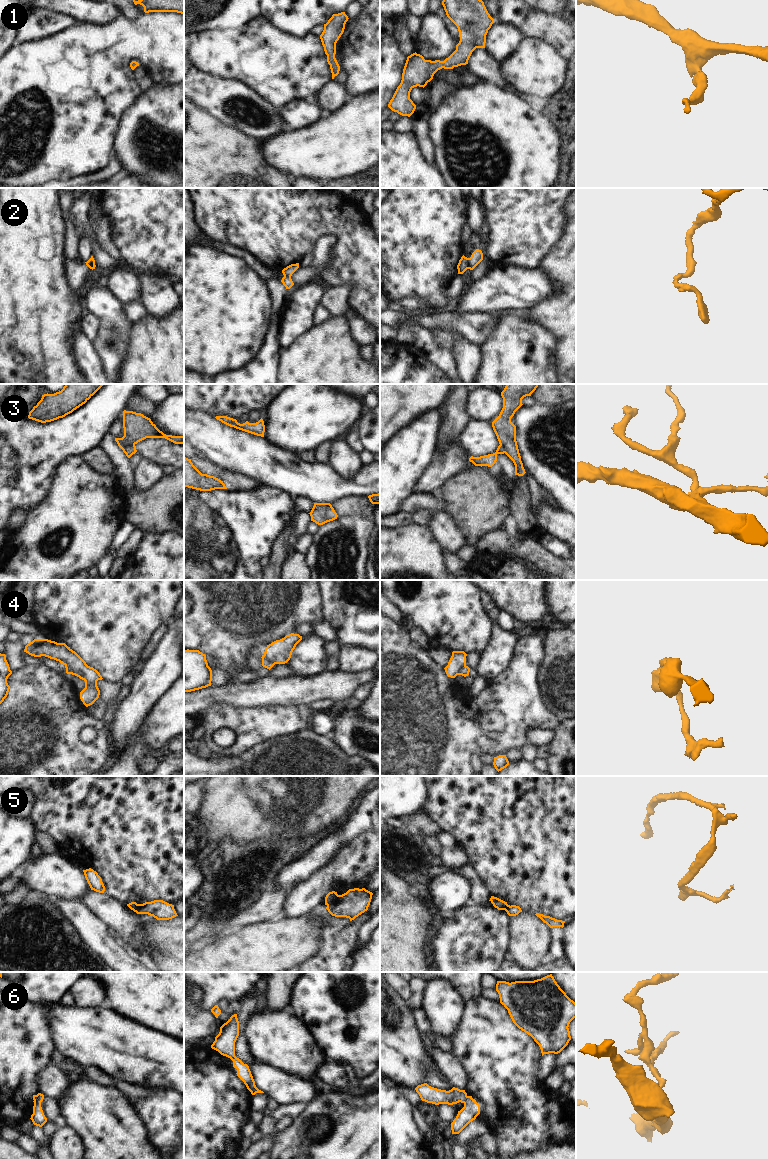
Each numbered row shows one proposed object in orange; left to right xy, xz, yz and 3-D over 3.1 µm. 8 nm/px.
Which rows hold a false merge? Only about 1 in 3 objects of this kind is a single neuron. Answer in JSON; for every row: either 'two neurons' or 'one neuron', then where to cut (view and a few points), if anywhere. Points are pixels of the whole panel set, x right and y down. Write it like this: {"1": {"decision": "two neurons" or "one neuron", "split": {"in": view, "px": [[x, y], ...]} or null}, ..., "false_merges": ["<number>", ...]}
{"1": {"decision": "one neuron", "split": null}, "2": {"decision": "two neurons", "split": {"in": "yz", "px": [[468, 258], [469, 268]]}}, "3": {"decision": "two neurons", "split": {"in": "xy", "px": [[134, 444], [127, 445], [122, 449]]}}, "4": {"decision": "two neurons", "split": {"in": "xy", "px": [[65, 664], [72, 667], [75, 673]]}}, "5": {"decision": "two neurons", "split": {"in": "xz", "px": [[338, 895], [335, 901], [327, 905]]}}, "6": {"decision": "two neurons", "split": {"in": "yz", "px": [[467, 1096], [464, 1104]]}}, "false_merges": ["2", "3", "4", "5", "6"]}

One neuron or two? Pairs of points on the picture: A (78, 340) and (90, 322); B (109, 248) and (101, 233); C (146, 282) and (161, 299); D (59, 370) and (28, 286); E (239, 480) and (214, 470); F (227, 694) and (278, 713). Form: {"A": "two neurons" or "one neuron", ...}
{"A": "two neurons", "B": "one neuron", "C": "one neuron", "D": "one neuron", "E": "one neuron", "F": "two neurons"}

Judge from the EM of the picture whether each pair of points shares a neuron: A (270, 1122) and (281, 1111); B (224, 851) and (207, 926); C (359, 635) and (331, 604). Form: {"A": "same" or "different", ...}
{"A": "different", "B": "same", "C": "same"}

